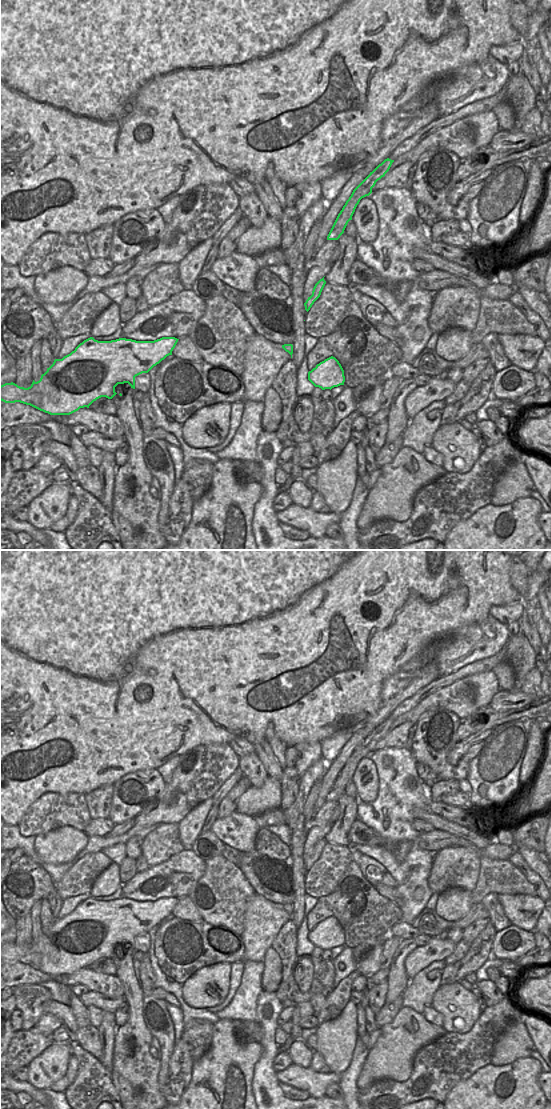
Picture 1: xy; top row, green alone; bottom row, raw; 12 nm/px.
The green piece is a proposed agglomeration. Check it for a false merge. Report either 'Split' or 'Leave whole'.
Split

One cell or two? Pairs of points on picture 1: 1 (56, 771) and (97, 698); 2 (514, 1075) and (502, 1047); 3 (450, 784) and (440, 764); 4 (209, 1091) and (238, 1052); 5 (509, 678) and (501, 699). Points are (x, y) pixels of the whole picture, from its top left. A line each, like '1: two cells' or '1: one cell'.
1: one cell
2: two cells
3: two cells
4: one cell
5: two cells

